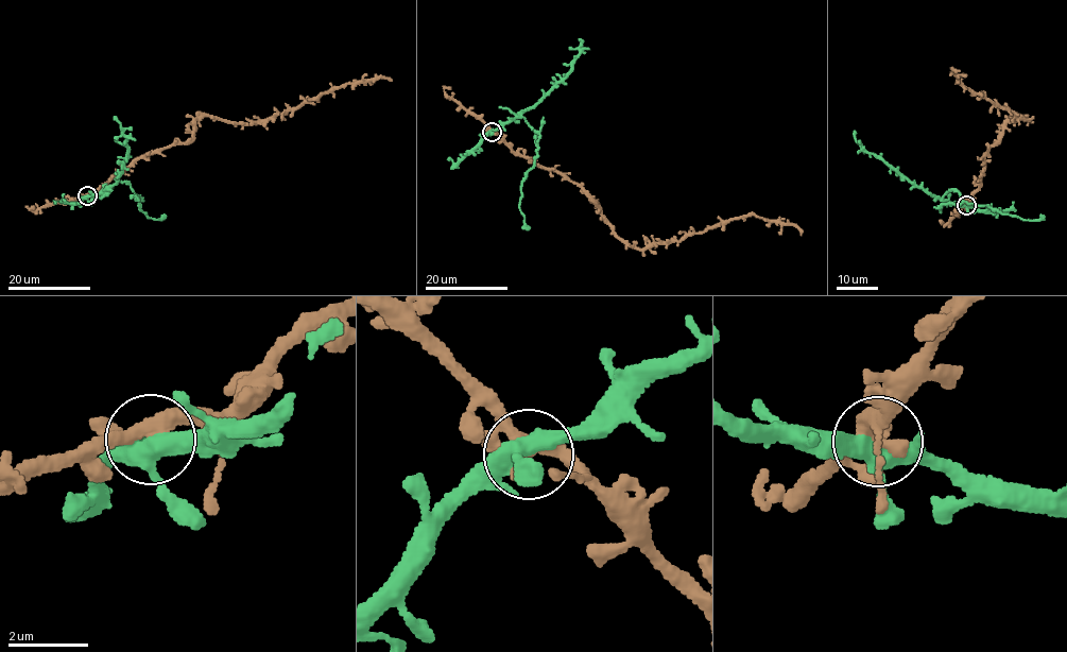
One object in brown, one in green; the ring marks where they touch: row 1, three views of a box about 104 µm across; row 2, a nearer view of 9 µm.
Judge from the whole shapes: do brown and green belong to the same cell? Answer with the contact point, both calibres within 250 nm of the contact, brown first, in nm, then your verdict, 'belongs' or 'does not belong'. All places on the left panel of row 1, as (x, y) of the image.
place (87, 195); calibres 320 and 400 nm; does not belong

